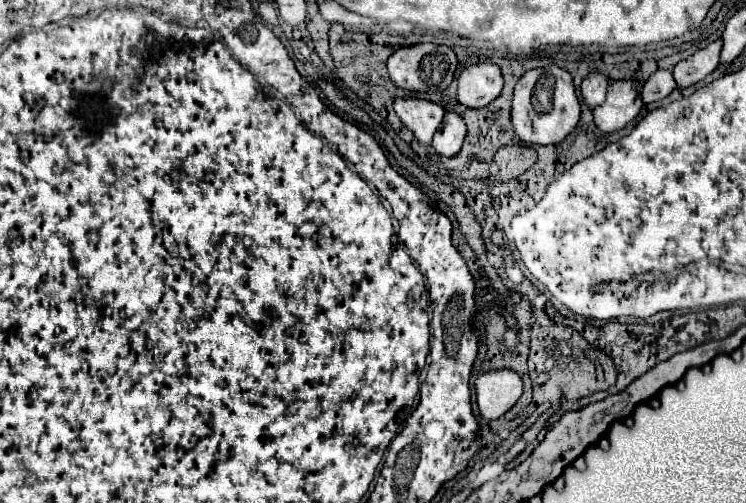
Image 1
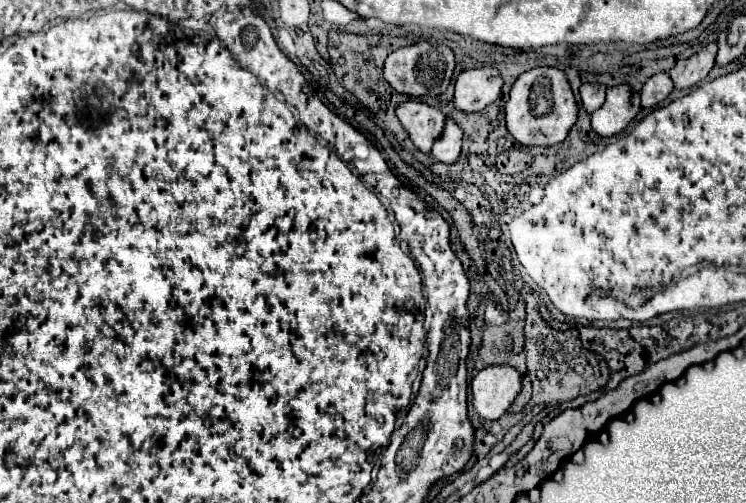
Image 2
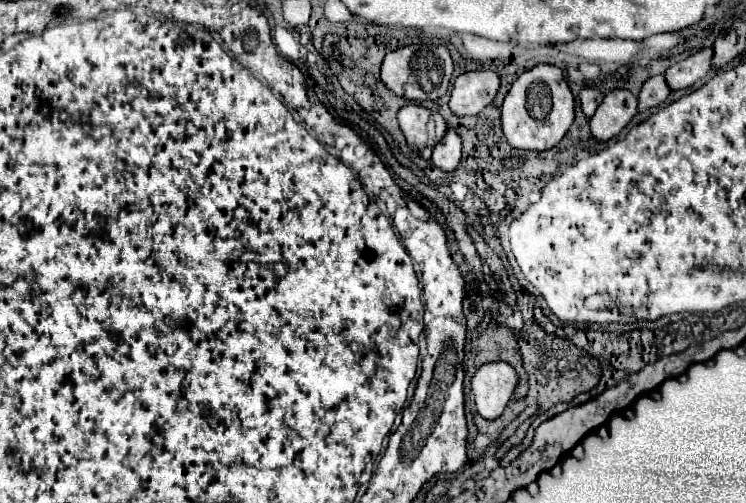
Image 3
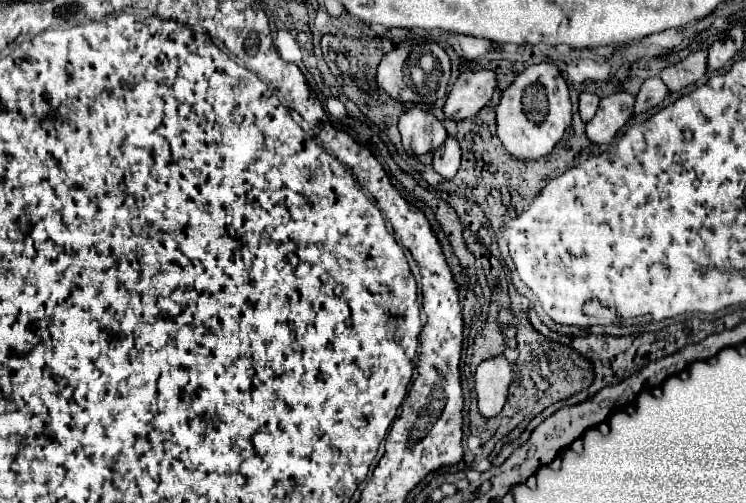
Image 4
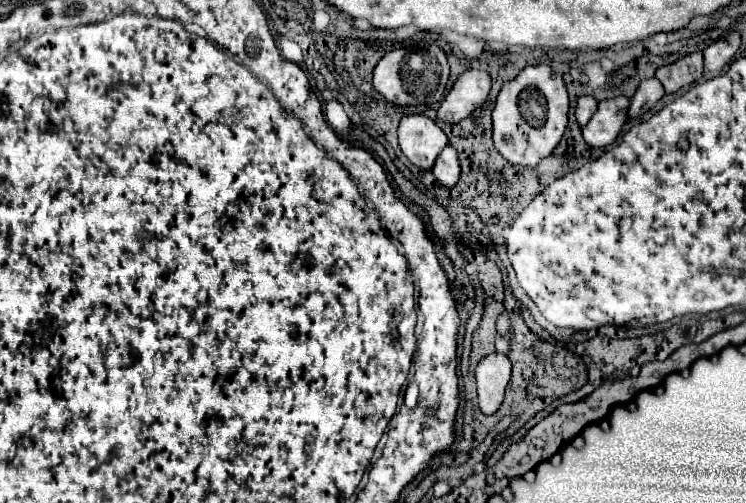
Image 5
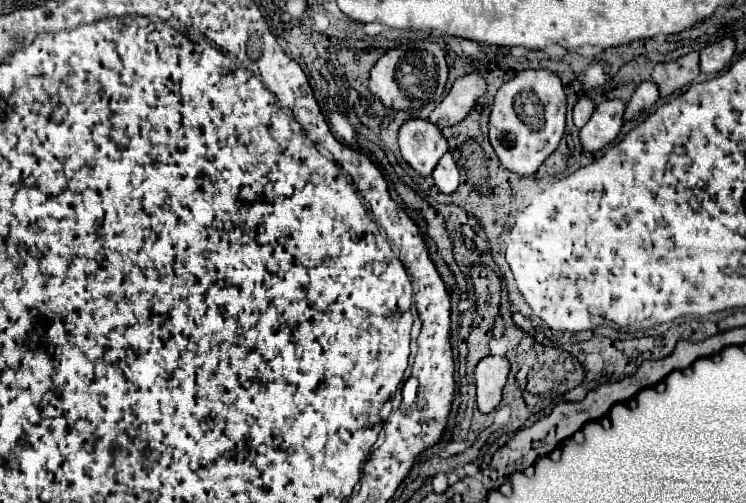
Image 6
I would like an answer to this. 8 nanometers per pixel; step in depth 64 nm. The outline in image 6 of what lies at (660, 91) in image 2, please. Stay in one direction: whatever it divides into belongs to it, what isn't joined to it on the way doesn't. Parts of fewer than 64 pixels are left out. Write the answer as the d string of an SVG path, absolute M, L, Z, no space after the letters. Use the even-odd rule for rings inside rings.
M652 80L642 82L642 84L634 90L634 94L632 94L632 98L630 98L628 106L626 106L624 120L630 122L630 120L640 118L656 100L658 100L658 88L656 88L656 84L654 84Z

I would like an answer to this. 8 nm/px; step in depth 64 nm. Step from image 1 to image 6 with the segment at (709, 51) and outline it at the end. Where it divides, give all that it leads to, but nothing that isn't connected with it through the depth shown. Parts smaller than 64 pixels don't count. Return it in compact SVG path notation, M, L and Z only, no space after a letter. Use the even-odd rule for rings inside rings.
M690 52L674 62L656 64L652 70L652 82L656 82L662 98L666 98L674 90L680 90L682 86L694 82L698 76L700 76L700 68L698 68L696 52Z

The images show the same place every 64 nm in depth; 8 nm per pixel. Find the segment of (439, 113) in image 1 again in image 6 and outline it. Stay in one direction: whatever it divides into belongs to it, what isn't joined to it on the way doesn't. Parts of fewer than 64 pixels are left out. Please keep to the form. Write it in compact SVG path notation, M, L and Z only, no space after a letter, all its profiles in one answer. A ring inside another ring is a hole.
M420 118L402 124L398 134L398 144L402 158L420 176L430 176L440 158L448 152L448 144L440 128Z

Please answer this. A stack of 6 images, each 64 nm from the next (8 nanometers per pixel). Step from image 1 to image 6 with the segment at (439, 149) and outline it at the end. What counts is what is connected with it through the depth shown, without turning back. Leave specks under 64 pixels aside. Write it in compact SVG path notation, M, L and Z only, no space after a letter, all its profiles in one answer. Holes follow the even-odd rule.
M446 152L440 160L440 164L436 166L436 170L432 172L432 178L434 178L434 184L436 188L442 192L442 194L452 194L456 192L458 184L460 184L460 174L458 174L458 166L452 158L450 152Z

